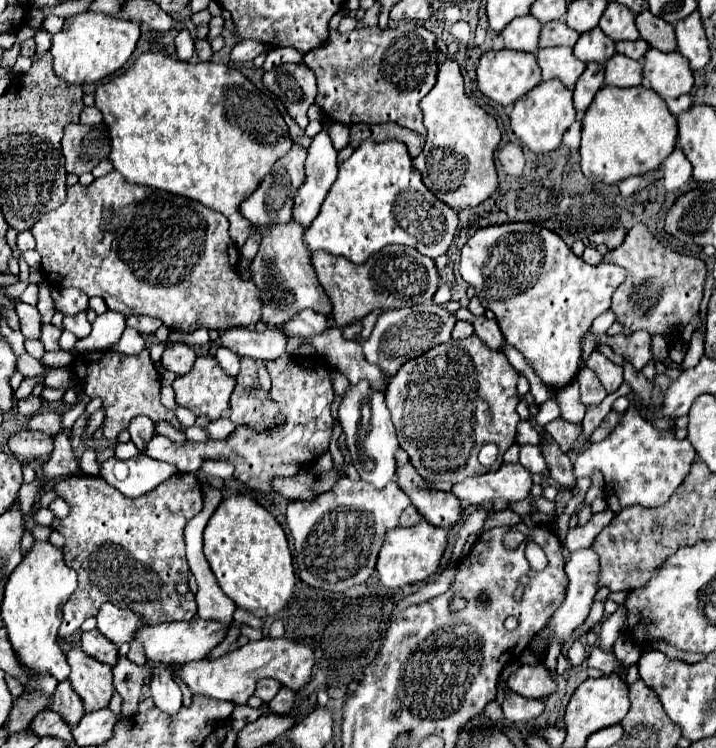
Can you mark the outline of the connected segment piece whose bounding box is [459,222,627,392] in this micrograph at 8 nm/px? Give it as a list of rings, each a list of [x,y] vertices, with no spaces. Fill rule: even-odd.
[[[511,222],[477,230],[461,248],[459,272],[463,280],[477,290],[481,304],[495,312],[505,340],[531,362],[535,374],[547,388],[555,392],[563,390],[577,378],[583,354],[583,336],[589,332],[591,322],[601,312],[611,308],[611,296],[627,276],[623,266],[589,266],[583,258],[573,254],[573,250],[559,238],[559,234],[531,222]]]

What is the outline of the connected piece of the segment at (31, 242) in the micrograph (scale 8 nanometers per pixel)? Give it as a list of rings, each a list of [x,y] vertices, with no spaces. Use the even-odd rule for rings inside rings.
[[[29,230],[19,232],[19,234],[17,234],[17,246],[19,246],[21,252],[25,252],[25,250],[29,250],[29,248],[35,248],[35,236],[33,236]]]

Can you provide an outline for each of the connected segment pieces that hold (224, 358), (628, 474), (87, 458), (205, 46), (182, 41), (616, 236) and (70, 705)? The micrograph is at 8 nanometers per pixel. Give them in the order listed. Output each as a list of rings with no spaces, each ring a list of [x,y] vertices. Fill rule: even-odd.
[[[223,346],[217,348],[215,358],[217,358],[219,366],[221,366],[227,374],[231,374],[233,377],[236,377],[237,374],[239,374],[239,356],[233,354],[229,348],[223,348]]]
[[[631,400],[627,412],[621,416],[615,430],[601,442],[589,444],[575,456],[575,476],[587,476],[593,472],[603,472],[605,484],[611,486],[609,508],[619,512],[623,506],[641,504],[645,508],[663,506],[675,488],[689,474],[691,462],[695,458],[695,450],[691,442],[677,440],[673,430],[657,430],[641,418],[635,410],[635,400]]]
[[[85,448],[83,456],[79,458],[79,466],[85,474],[99,474],[99,464],[97,464],[93,448]]]
[[[195,38],[195,52],[197,52],[197,58],[199,60],[209,60],[211,58],[211,46],[209,46],[209,40],[201,40],[201,38]]]
[[[181,30],[175,38],[175,46],[177,46],[177,54],[181,60],[191,60],[193,56],[193,38],[189,34],[189,30]]]
[[[615,228],[615,230],[605,230],[605,232],[595,232],[595,234],[589,236],[589,240],[595,242],[595,244],[605,244],[609,250],[613,250],[613,248],[617,248],[617,246],[623,242],[625,232],[627,232],[625,228]]]
[[[63,680],[59,682],[53,698],[51,698],[51,710],[55,710],[57,714],[63,716],[63,720],[69,724],[69,728],[73,730],[79,720],[83,718],[83,704],[81,704],[81,698],[71,690],[69,682]]]

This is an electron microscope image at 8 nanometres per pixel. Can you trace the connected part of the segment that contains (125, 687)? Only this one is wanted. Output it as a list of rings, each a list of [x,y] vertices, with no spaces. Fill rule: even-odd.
[[[119,658],[119,662],[113,666],[113,680],[115,688],[122,698],[123,717],[133,716],[137,713],[138,704],[141,700],[141,690],[151,678],[151,662],[143,666],[135,666],[127,658]],[[145,672],[145,674],[143,674]]]

